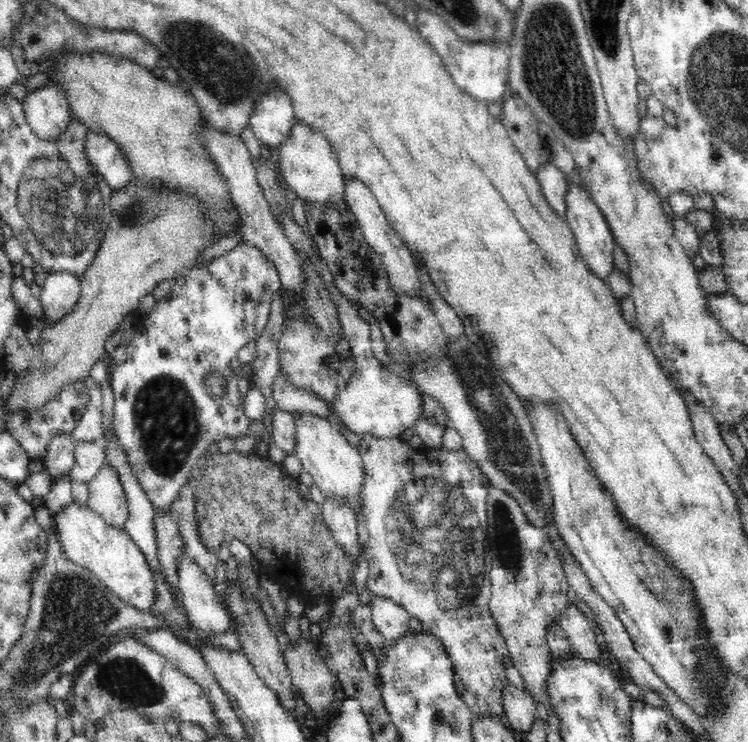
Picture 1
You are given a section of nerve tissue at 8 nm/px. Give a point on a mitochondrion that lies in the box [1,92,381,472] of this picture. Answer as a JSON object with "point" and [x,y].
{"point":[59,210]}

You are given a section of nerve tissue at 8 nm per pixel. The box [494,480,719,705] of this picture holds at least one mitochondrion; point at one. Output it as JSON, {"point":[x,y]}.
{"point":[666,591]}

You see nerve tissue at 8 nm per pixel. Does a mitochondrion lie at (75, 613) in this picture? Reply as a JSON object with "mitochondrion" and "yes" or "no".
{"mitochondrion":"yes"}

